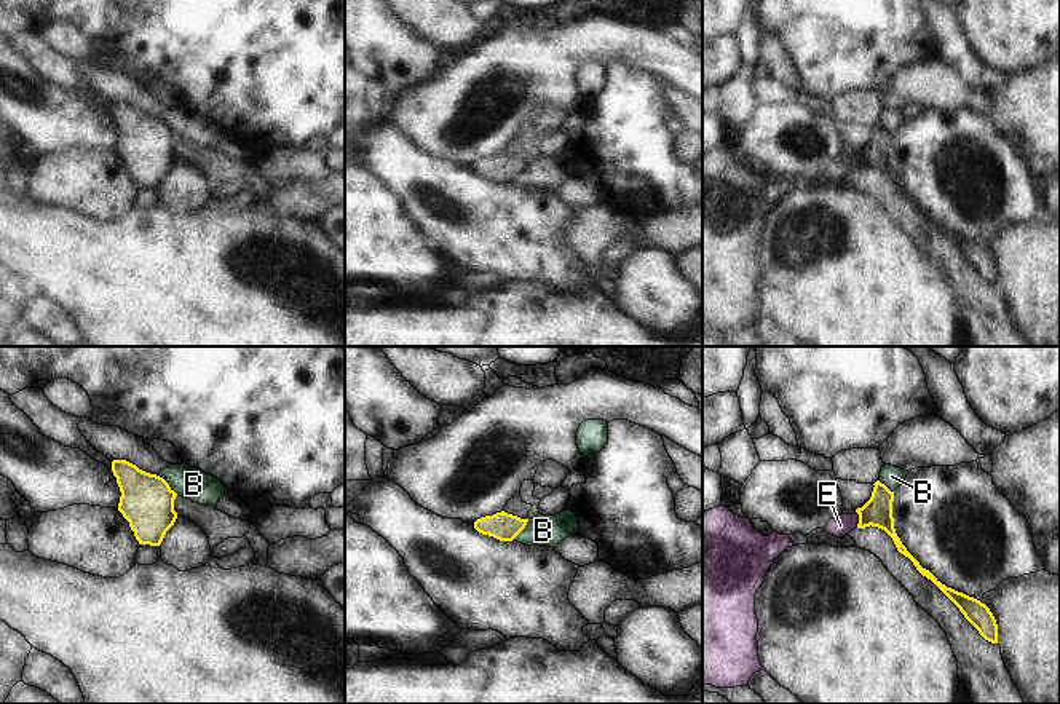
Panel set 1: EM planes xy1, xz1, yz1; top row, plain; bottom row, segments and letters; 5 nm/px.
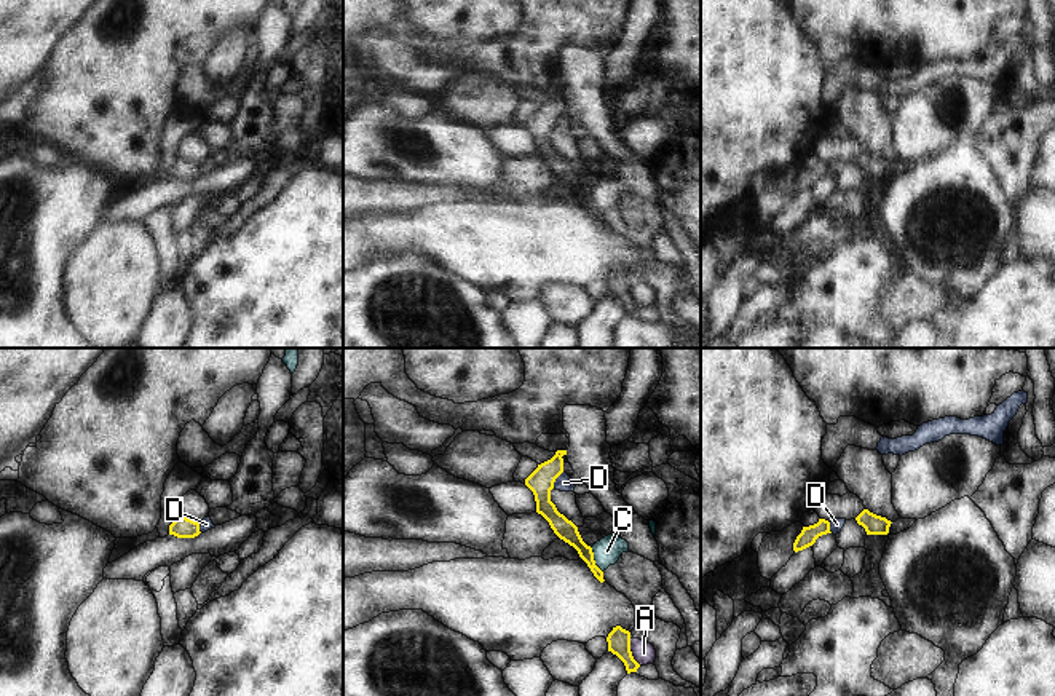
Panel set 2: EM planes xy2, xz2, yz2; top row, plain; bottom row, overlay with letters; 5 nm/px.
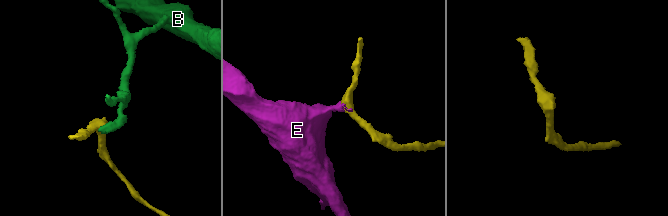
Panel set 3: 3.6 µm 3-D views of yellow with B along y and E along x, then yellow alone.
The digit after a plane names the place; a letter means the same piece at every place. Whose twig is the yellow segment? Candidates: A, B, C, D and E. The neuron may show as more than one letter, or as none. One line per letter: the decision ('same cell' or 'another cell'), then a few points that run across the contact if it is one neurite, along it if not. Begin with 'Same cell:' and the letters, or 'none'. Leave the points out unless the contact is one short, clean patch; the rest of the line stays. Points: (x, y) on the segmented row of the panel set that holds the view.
Same cell: E
A: another cell; line xz2 (629, 639), (632, 656), (640, 664)
B: another cell; line xy1 (158, 476), (177, 494)
C: another cell; line xz2 (591, 548), (594, 564), (602, 572)
D: another cell; line xz2 (562, 471), (553, 487)
E: same cell; line yz1 (877, 511), (859, 519), (840, 526)

